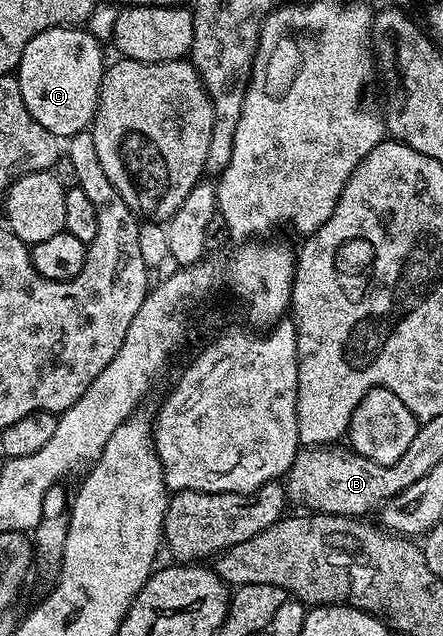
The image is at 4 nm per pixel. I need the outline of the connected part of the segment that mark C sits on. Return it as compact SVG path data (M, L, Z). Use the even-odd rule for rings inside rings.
M83 26L46 28L25 46L17 69L21 98L45 130L54 136L70 138L84 131L95 119L99 87L103 81L104 45Z

